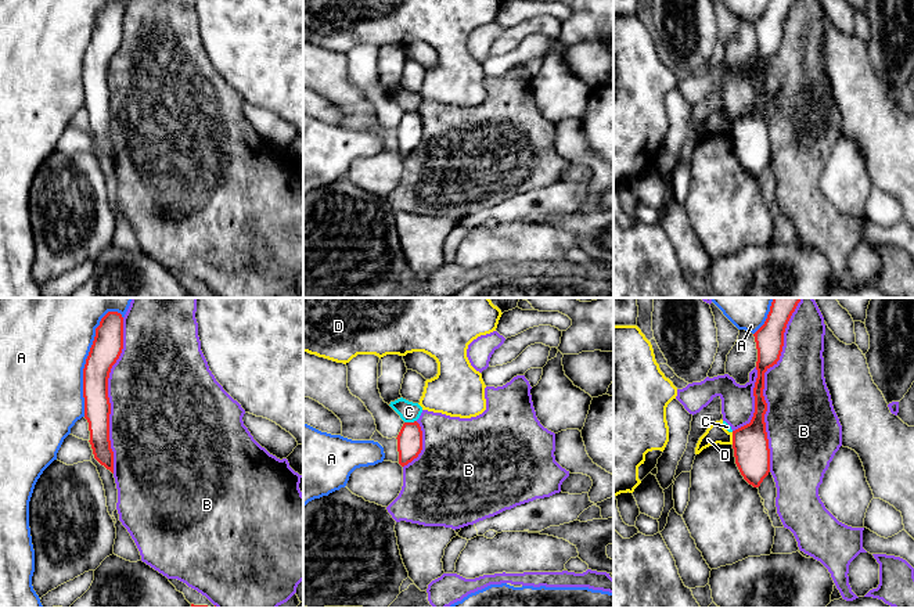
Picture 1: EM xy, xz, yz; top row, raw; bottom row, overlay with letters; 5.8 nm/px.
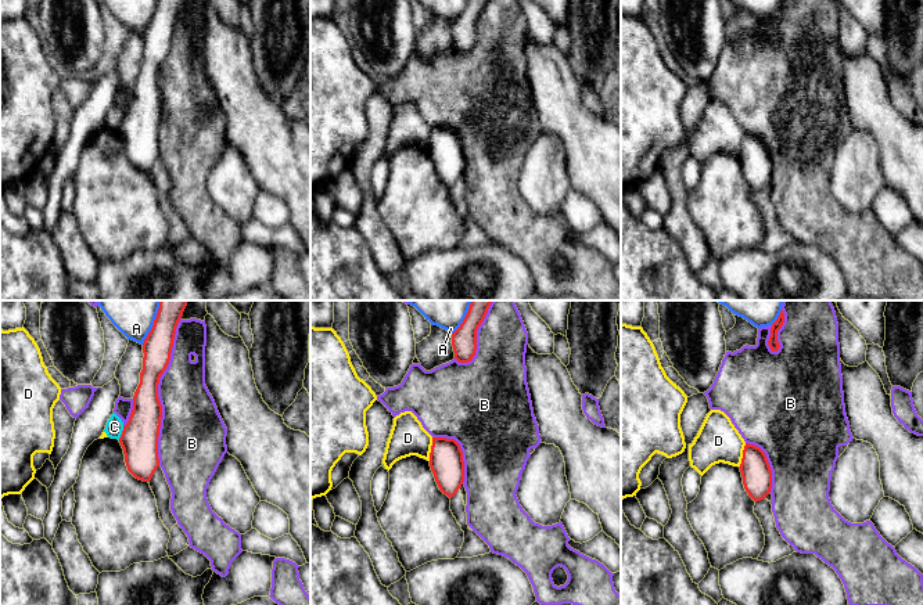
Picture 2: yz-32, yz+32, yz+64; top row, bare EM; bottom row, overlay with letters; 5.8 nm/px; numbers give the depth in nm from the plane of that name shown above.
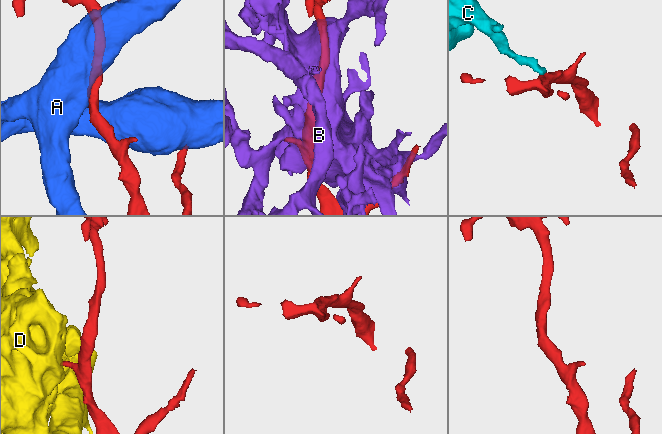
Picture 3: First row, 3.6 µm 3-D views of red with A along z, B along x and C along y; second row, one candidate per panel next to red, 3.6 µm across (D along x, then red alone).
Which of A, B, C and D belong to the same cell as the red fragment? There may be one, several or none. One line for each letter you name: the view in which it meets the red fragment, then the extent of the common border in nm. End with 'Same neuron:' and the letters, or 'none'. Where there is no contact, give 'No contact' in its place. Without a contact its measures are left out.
Same neuron: none

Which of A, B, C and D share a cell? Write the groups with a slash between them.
A / B / C / D

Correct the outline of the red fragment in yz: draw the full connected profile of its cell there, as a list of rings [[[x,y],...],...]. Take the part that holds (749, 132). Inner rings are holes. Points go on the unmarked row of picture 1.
[[[770,0],[764,14],[753,24],[758,39],[758,68],[753,78],[755,102],[749,114],[733,120],[735,154],[744,169],[759,177],[770,162],[770,138],[763,86],[764,62],[777,54],[784,36],[784,22],[795,0]]]

